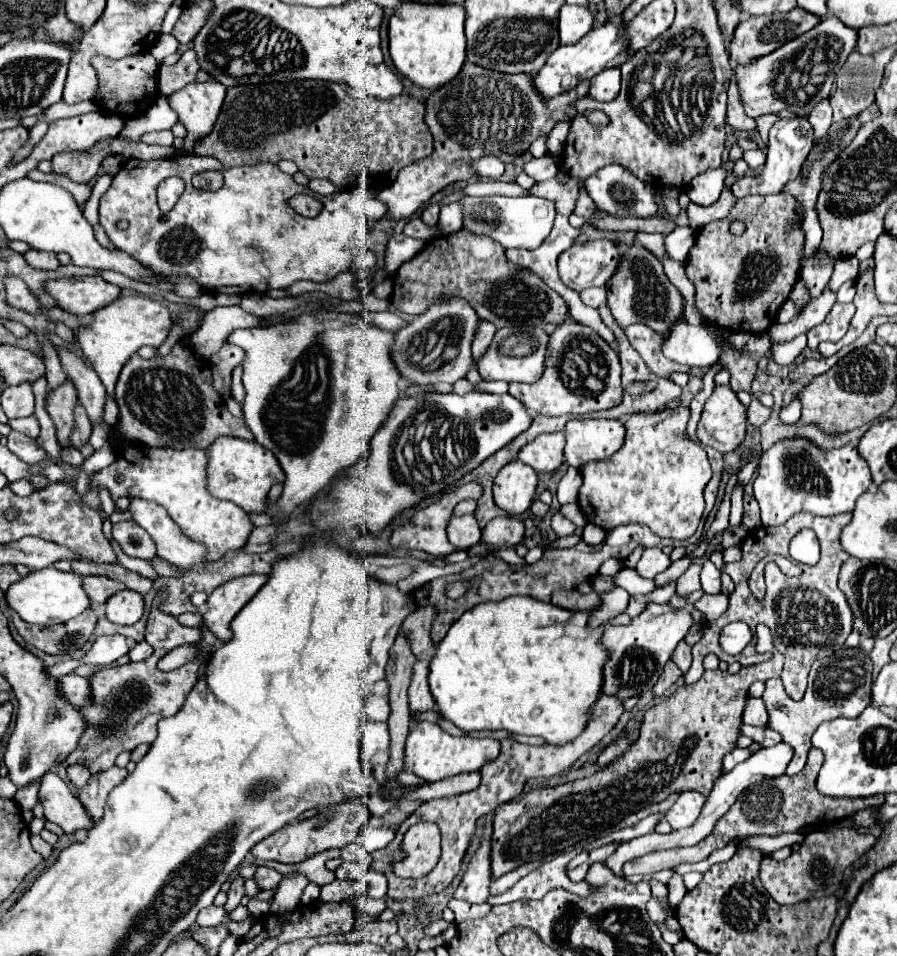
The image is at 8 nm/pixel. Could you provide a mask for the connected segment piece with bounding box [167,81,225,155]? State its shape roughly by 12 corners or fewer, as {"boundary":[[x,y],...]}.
{"boundary":[[219,81],[189,83],[167,95],[187,129],[181,151],[215,125],[225,99]]}

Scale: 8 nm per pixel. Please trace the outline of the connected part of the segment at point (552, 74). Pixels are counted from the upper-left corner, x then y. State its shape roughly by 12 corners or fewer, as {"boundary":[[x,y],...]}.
{"boundary":[[621,15],[561,45],[533,79],[547,99],[631,59]]}

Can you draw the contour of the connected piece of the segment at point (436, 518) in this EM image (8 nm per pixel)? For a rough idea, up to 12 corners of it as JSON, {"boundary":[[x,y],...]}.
{"boundary":[[475,481],[443,493],[393,531],[395,549],[445,557],[445,517],[463,497],[479,499]]}

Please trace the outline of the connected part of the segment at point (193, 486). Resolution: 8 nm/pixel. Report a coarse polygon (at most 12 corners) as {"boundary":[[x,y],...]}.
{"boundary":[[119,448],[113,499],[163,505],[207,561],[243,549],[249,515],[207,491],[207,451]]}

